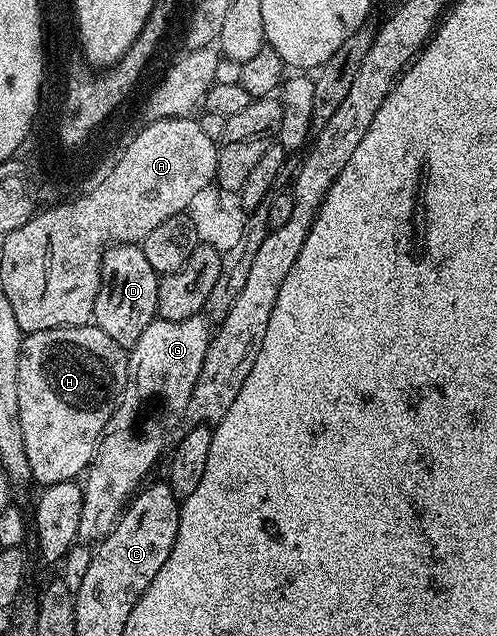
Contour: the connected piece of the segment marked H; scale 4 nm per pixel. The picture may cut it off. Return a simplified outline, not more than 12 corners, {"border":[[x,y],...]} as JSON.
{"border":[[98,326],[23,336],[37,484],[87,472],[127,384]]}

